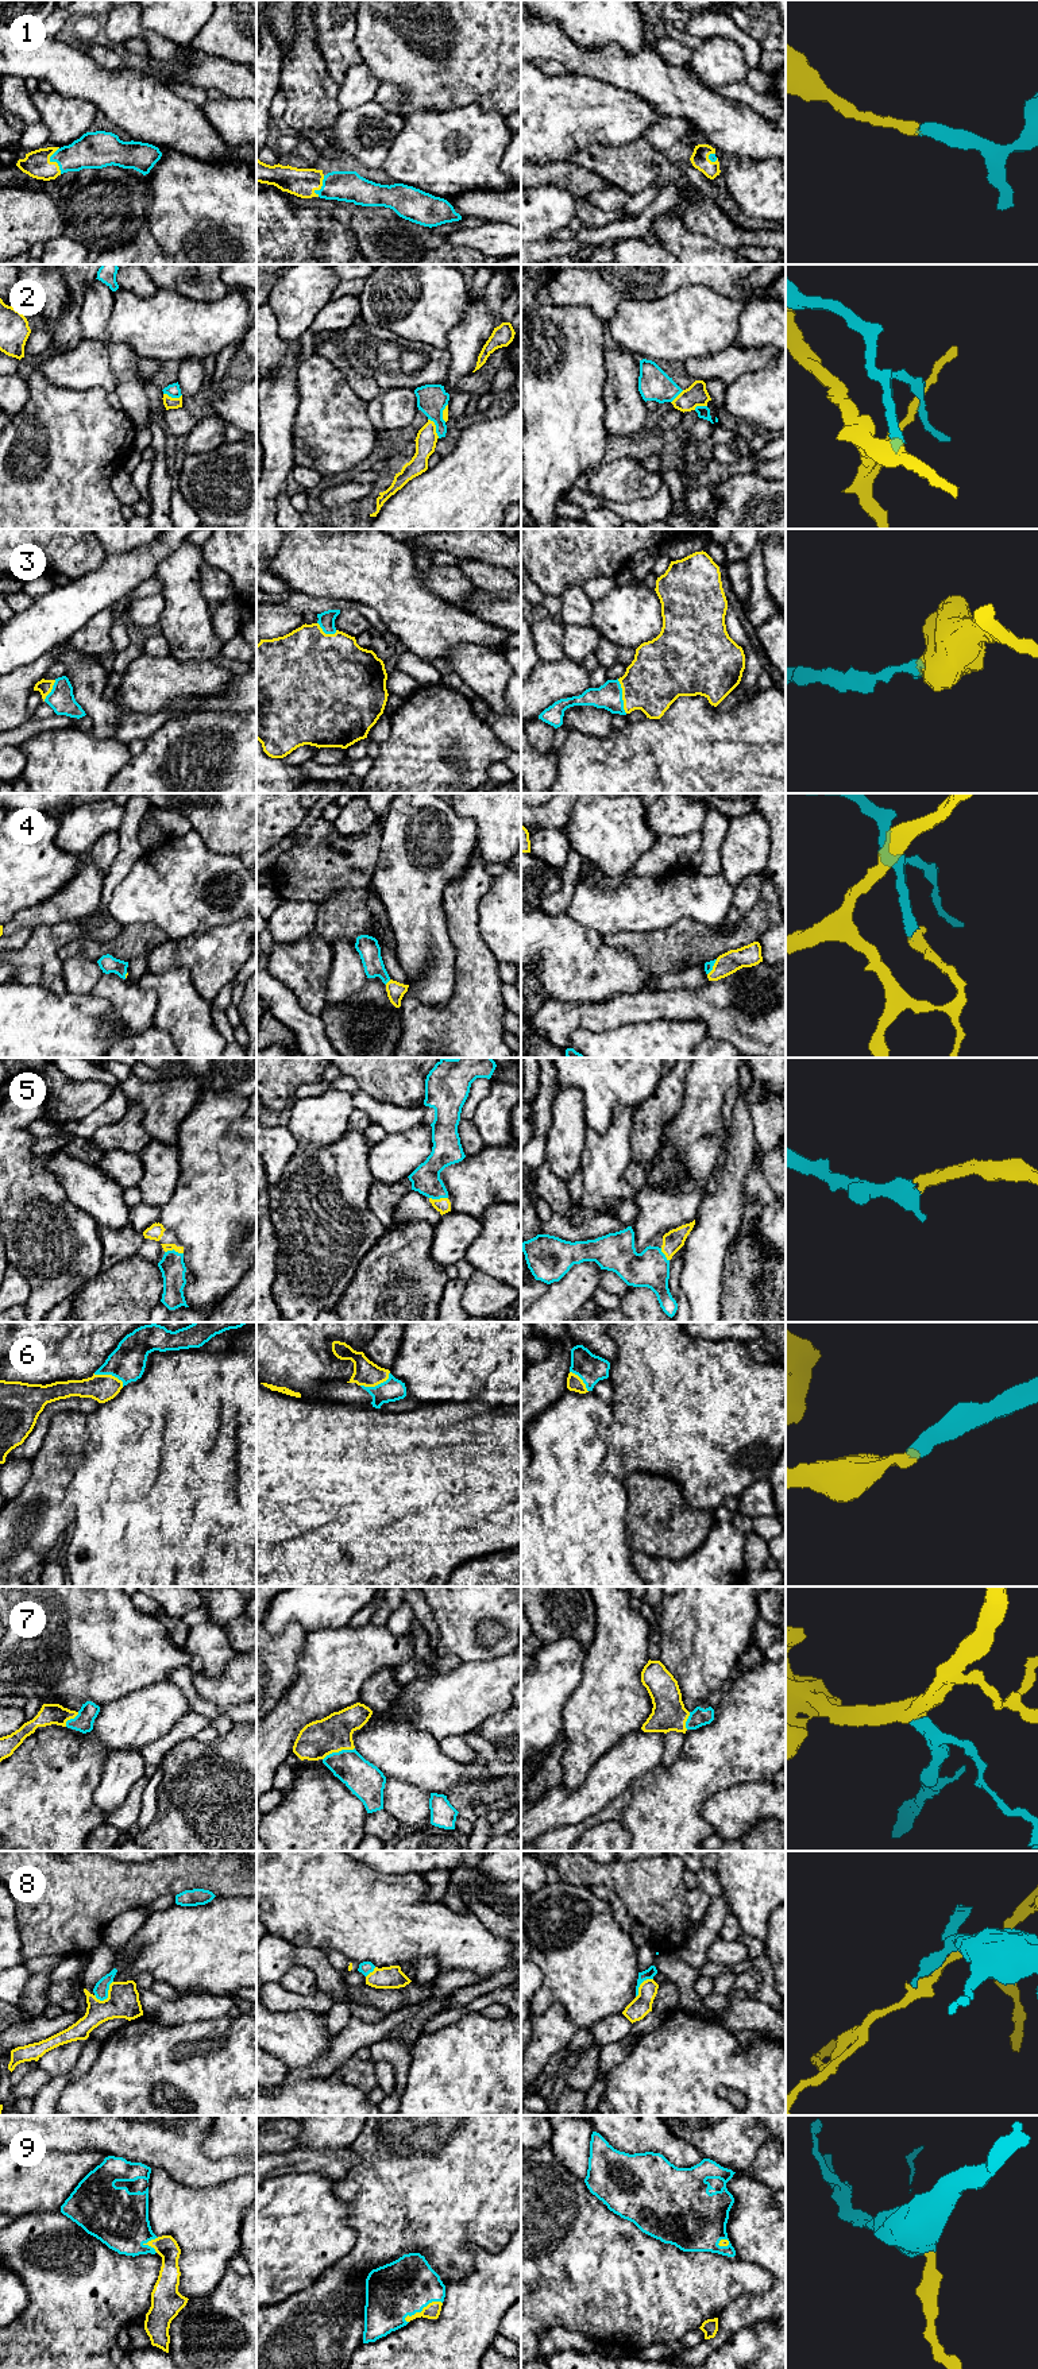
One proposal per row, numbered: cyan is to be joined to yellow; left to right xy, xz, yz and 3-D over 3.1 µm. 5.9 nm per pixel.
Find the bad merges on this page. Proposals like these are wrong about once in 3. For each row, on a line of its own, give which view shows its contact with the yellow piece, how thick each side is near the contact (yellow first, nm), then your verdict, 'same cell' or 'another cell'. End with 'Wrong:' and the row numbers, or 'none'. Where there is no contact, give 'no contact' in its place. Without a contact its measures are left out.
1: xy | 160/220 nm | same cell
2: xz | 130/180 nm | another cell
3: yz | 360/160 nm | same cell
4: xz | 110/130 nm | same cell
5: xy | 50/150 nm | same cell
6: xy | 160/220 nm | same cell
7: xz | 220/220 nm | same cell
8: xy | 190/90 nm | another cell
9: xz | 90/340 nm | same cell
Wrong: 2, 8

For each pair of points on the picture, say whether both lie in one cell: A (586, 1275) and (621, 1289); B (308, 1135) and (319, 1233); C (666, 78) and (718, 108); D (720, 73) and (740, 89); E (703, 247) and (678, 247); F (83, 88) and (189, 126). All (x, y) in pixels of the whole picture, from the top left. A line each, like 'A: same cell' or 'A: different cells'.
A: different cells
B: different cells
C: same cell
D: different cells
E: same cell
F: same cell

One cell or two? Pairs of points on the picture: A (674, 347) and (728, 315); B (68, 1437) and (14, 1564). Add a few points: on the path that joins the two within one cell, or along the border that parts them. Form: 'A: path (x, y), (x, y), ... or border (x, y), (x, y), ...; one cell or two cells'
A: path (687, 333), (698, 323), (706, 323), (714, 317); one cell
B: path (51, 1468), (46, 1502), (26, 1533); one cell

